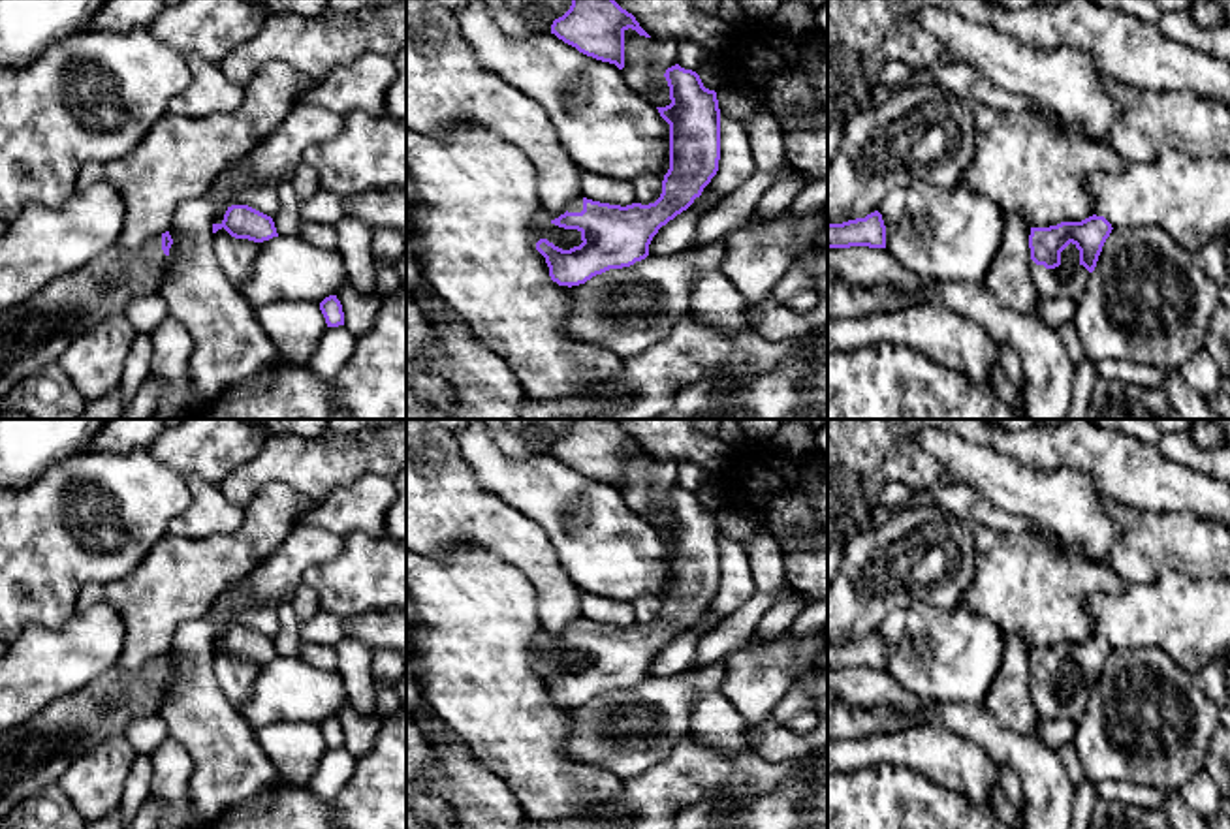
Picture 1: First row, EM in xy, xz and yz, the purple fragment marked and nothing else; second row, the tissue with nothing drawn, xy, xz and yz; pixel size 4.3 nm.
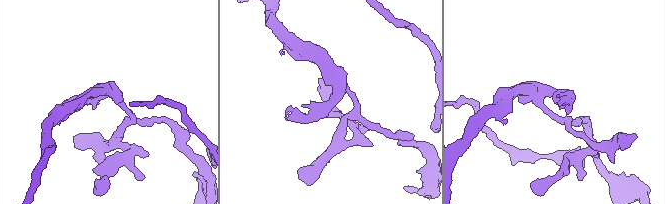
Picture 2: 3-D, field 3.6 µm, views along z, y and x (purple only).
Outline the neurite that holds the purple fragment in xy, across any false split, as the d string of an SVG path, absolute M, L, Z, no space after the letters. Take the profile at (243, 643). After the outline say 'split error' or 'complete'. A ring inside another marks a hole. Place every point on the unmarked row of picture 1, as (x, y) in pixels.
M248 626L228 628L224 641L220 645L213 645L213 654L222 649L235 660L248 660L254 664L278 658L273 639Z | complete

